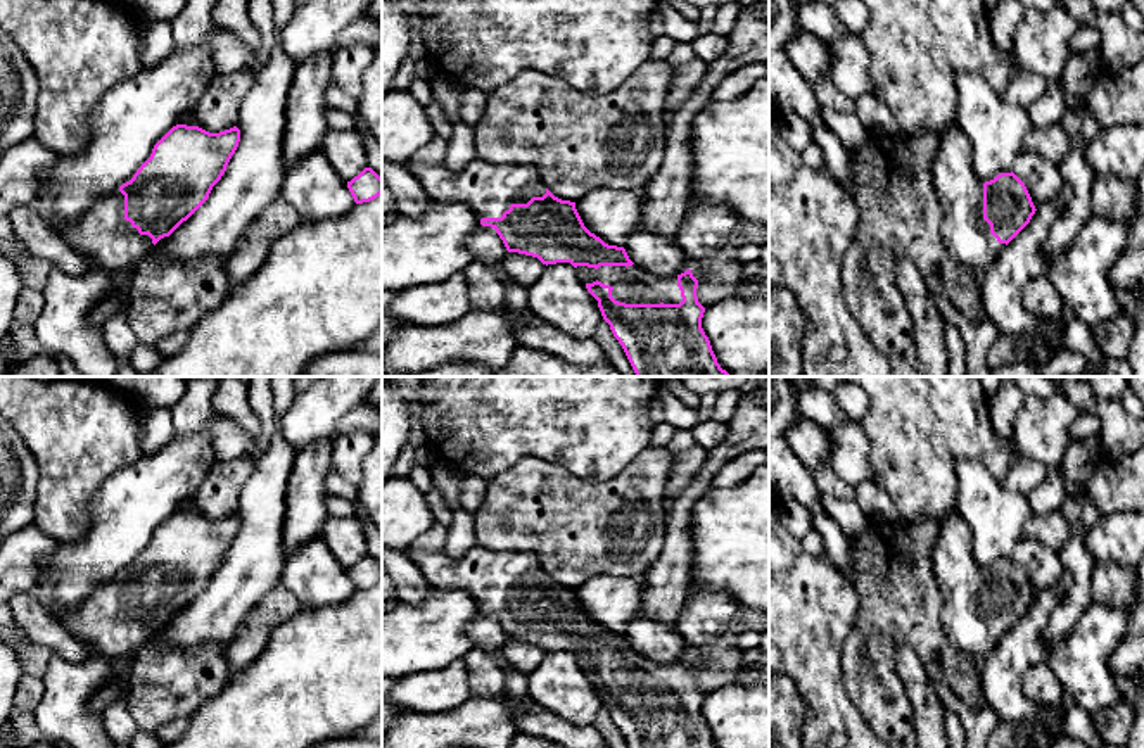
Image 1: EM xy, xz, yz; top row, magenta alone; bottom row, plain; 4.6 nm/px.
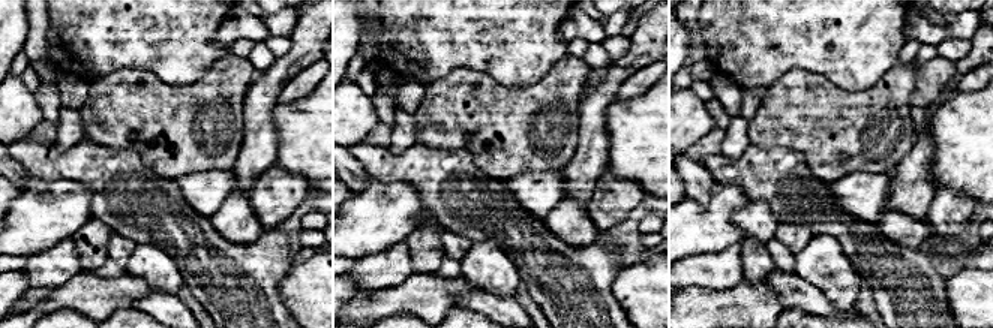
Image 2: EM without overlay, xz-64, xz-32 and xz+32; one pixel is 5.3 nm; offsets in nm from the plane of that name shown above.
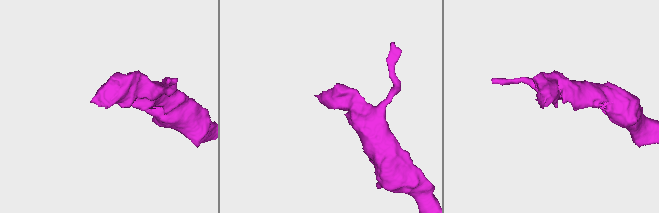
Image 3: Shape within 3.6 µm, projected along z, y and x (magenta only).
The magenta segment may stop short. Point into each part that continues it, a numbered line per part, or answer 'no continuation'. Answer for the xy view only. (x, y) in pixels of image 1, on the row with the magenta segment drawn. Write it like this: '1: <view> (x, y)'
1: xy (102, 232)

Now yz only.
1: yz (966, 235)

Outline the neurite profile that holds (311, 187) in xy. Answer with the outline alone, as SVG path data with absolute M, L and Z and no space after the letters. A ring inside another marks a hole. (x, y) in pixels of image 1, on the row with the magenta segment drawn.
M321 149L287 169L280 199L297 211L302 223L339 218L356 204L347 181L334 171Z

